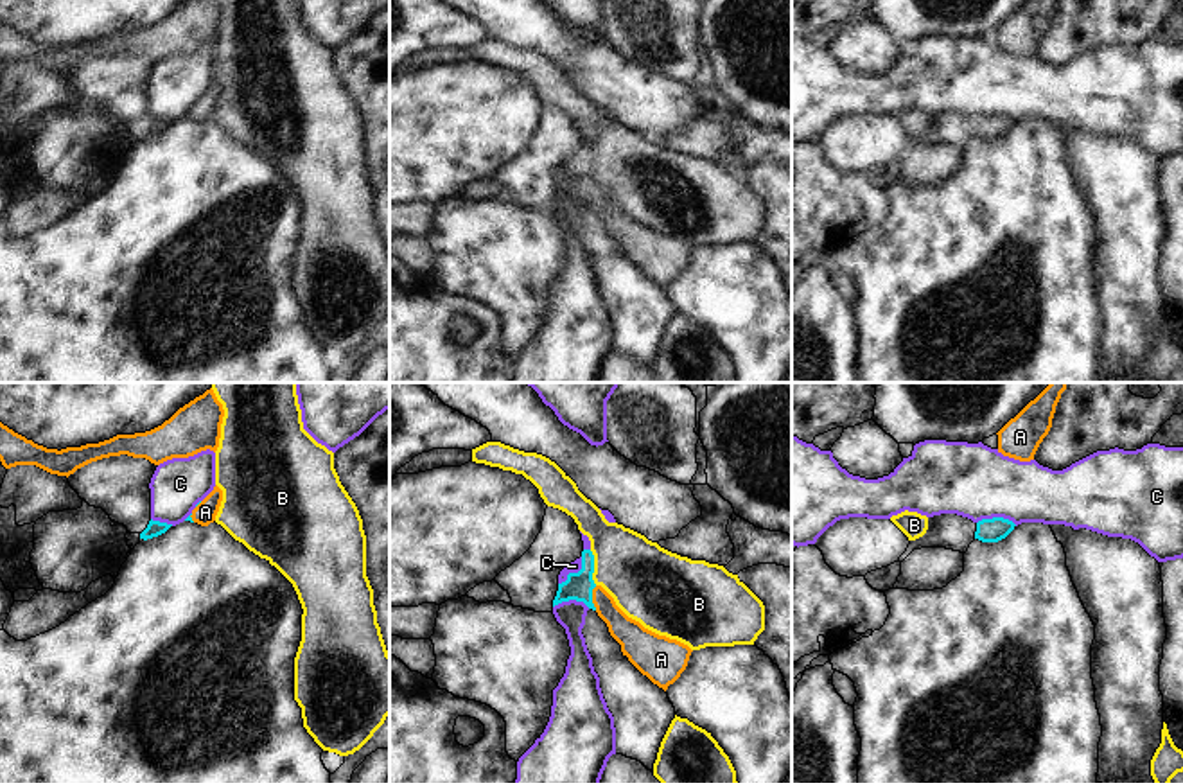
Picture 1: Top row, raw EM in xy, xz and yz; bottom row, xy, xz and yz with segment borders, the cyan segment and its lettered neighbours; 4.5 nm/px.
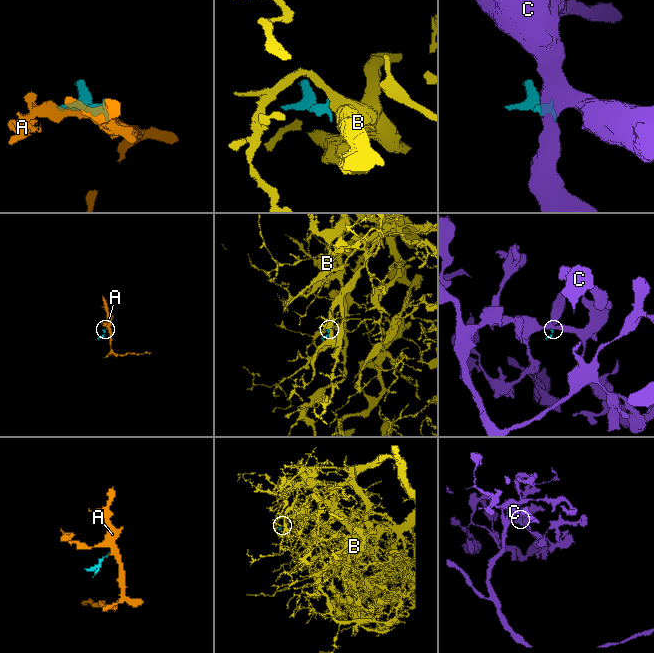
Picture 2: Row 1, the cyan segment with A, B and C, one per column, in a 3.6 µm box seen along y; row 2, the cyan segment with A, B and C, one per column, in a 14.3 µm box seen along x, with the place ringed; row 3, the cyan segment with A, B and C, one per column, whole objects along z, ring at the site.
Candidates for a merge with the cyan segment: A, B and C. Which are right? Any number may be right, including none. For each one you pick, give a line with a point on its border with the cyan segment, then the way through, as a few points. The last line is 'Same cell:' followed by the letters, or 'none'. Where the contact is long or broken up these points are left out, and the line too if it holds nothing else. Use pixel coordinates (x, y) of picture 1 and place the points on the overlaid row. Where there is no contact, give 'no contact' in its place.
A: contact xz (591, 598); way xz (578, 586), (591, 598), (630, 634)
Same cell: A

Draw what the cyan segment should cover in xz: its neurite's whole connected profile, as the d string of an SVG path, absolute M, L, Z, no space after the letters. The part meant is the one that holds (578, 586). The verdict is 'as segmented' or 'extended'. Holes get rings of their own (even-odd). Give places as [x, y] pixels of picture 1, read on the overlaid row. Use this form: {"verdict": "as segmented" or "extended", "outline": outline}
{"verdict": "extended", "outline": "M591 550L582 551L582 569L569 573L567 580L558 584L553 607L576 600L607 623L610 636L621 645L623 655L653 684L668 690L686 670L691 648L677 639L659 636L644 629L639 621L628 618L614 598L592 580L594 555Z"}

